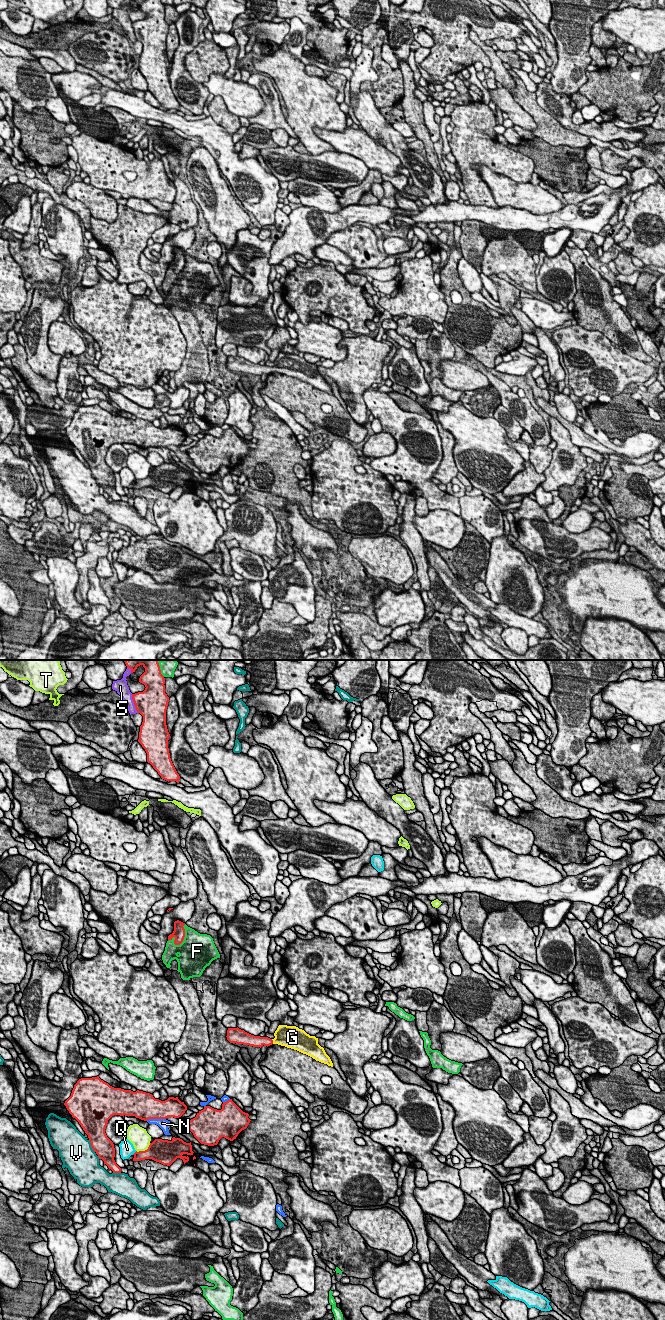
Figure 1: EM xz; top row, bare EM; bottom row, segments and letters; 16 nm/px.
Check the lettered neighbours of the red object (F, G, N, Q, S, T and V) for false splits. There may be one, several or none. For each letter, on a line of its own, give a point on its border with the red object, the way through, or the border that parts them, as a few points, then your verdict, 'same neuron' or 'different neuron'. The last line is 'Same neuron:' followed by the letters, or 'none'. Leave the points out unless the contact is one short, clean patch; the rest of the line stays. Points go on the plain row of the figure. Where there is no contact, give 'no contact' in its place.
F: contact xz (182, 269); different neuron
G: contact xz (272, 369); way xz (257, 369), (272, 369), (280, 367), (285, 363); same neuron
N: contact xz (155, 446); different neuron
Q: contact xz (135, 480); different neuron
S: contact xz (134, 31); different neuron
T: contact xz (145, 478); different neuron
V: contact xz (91, 474); different neuron
Same neuron: G

